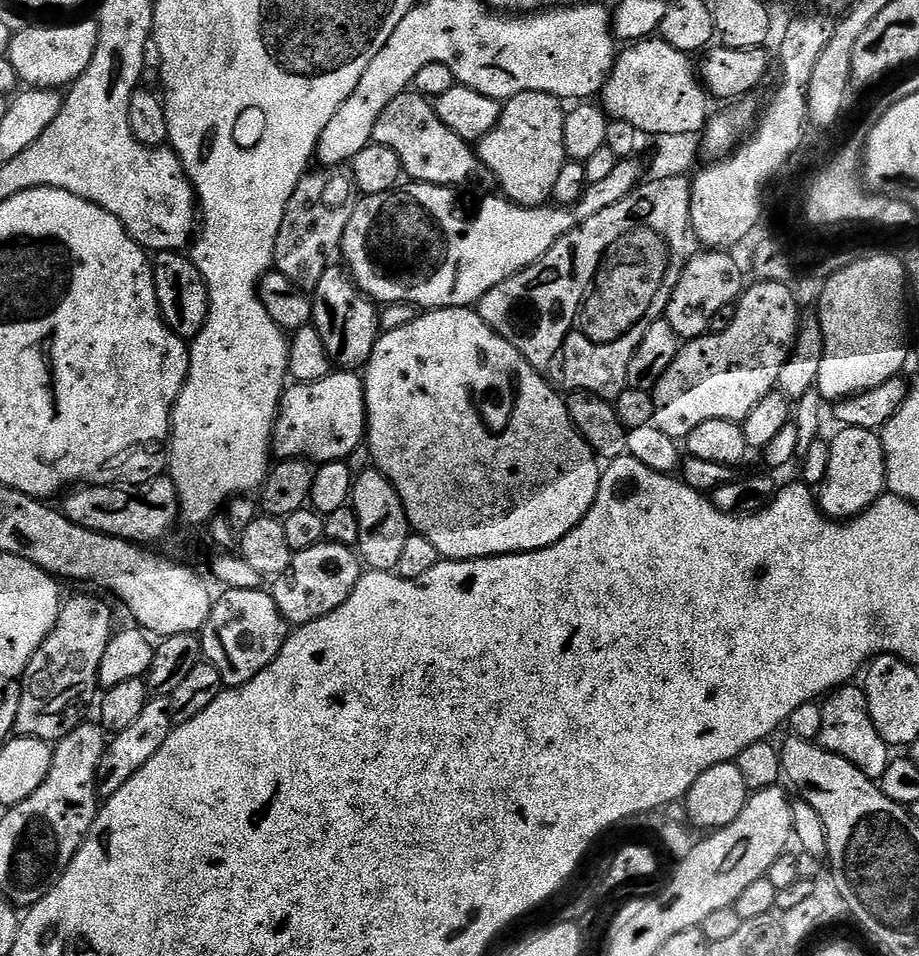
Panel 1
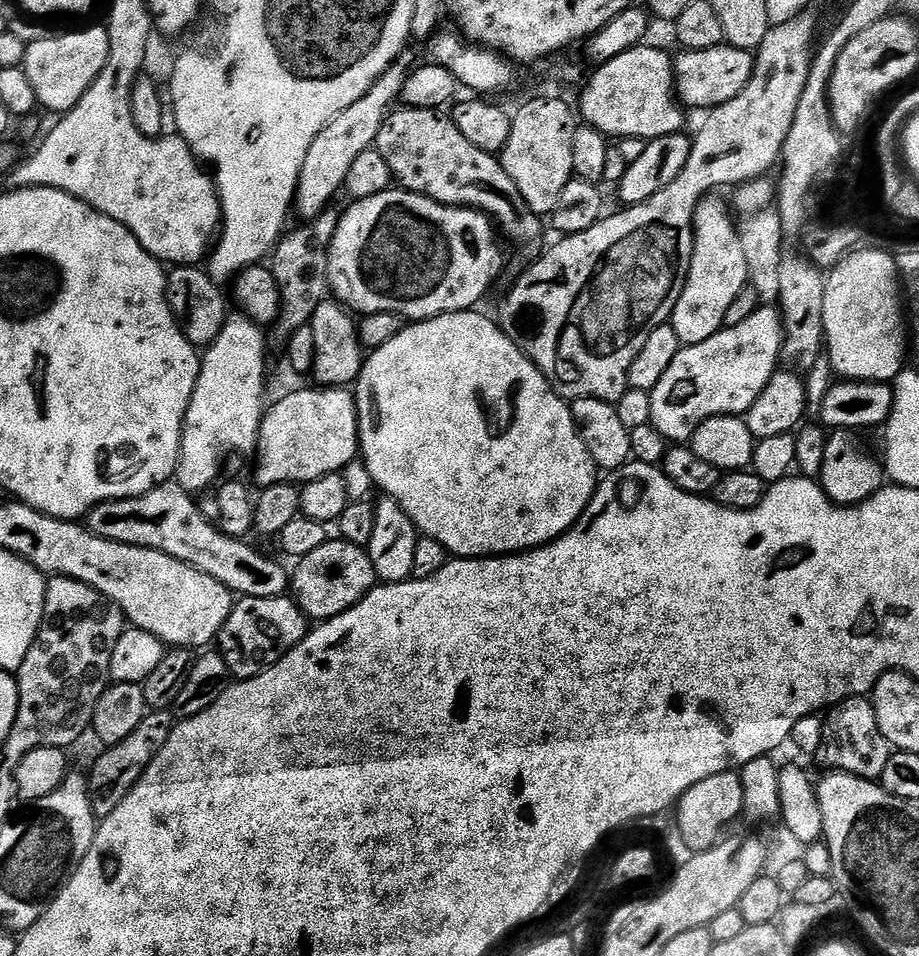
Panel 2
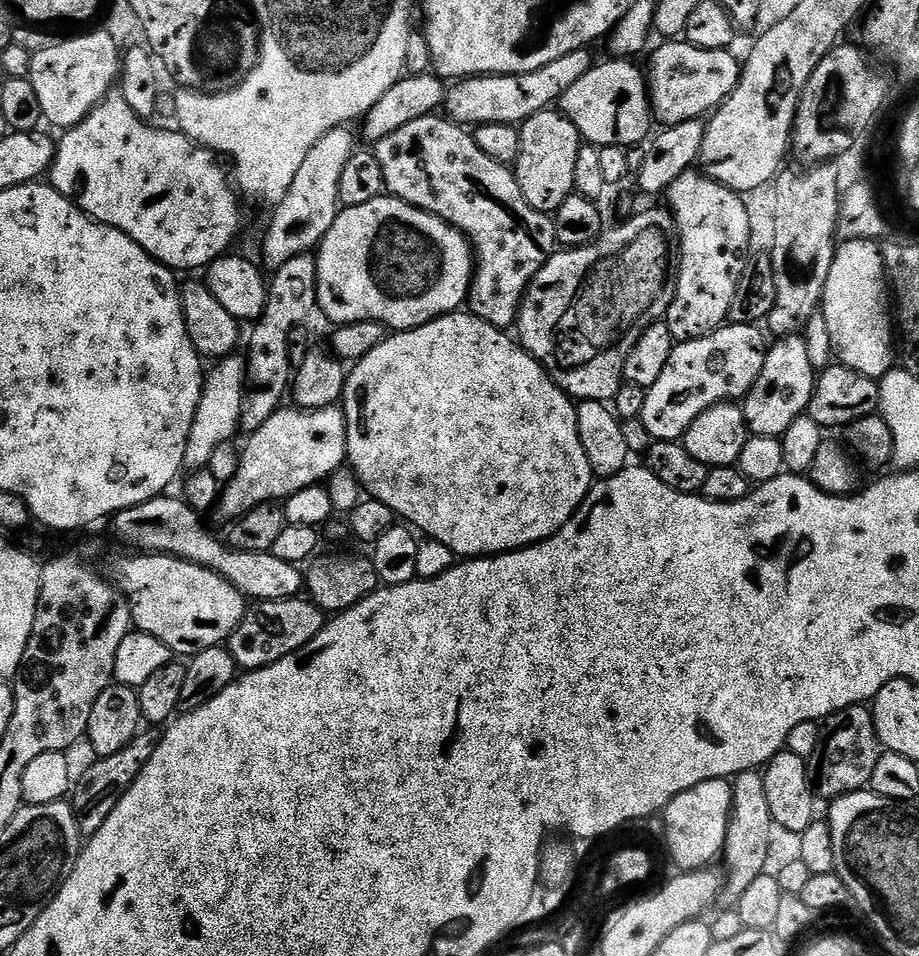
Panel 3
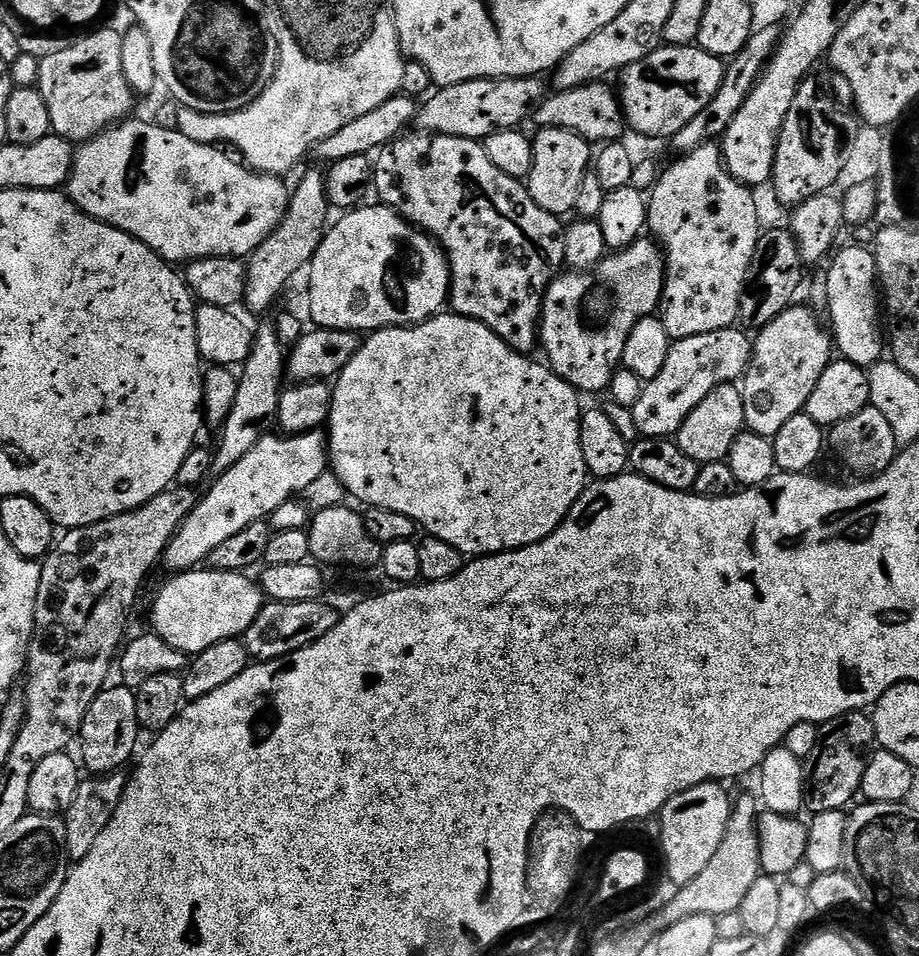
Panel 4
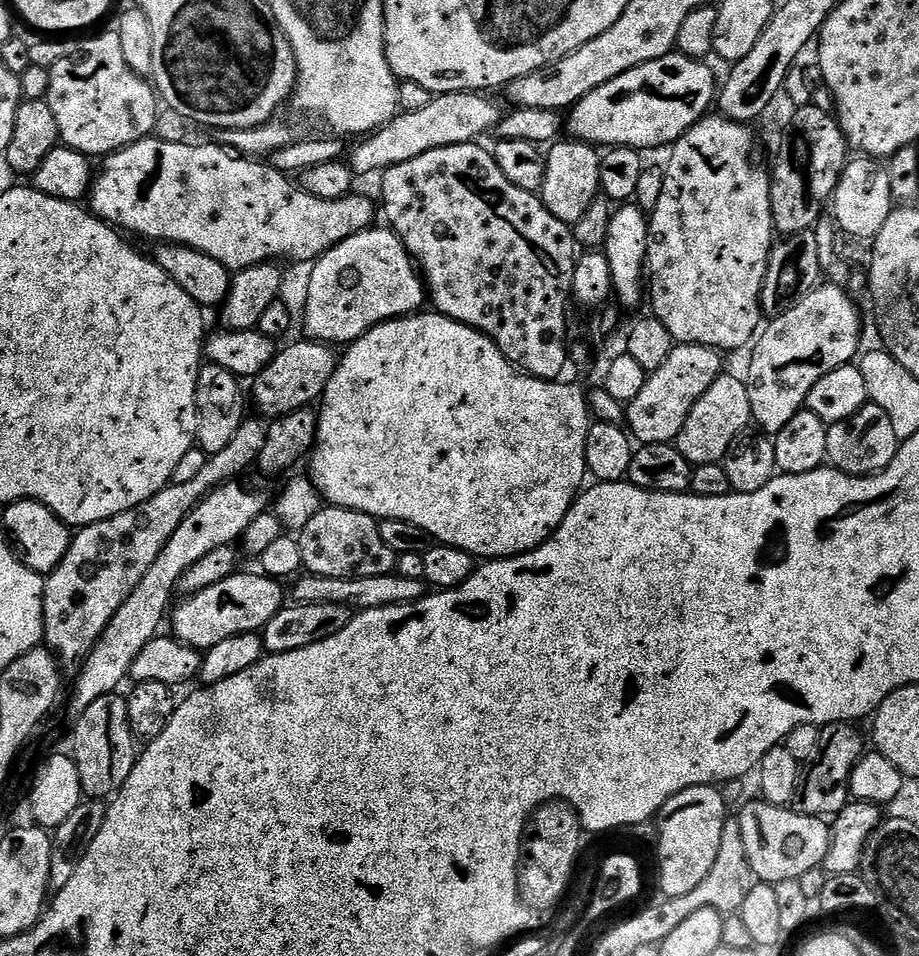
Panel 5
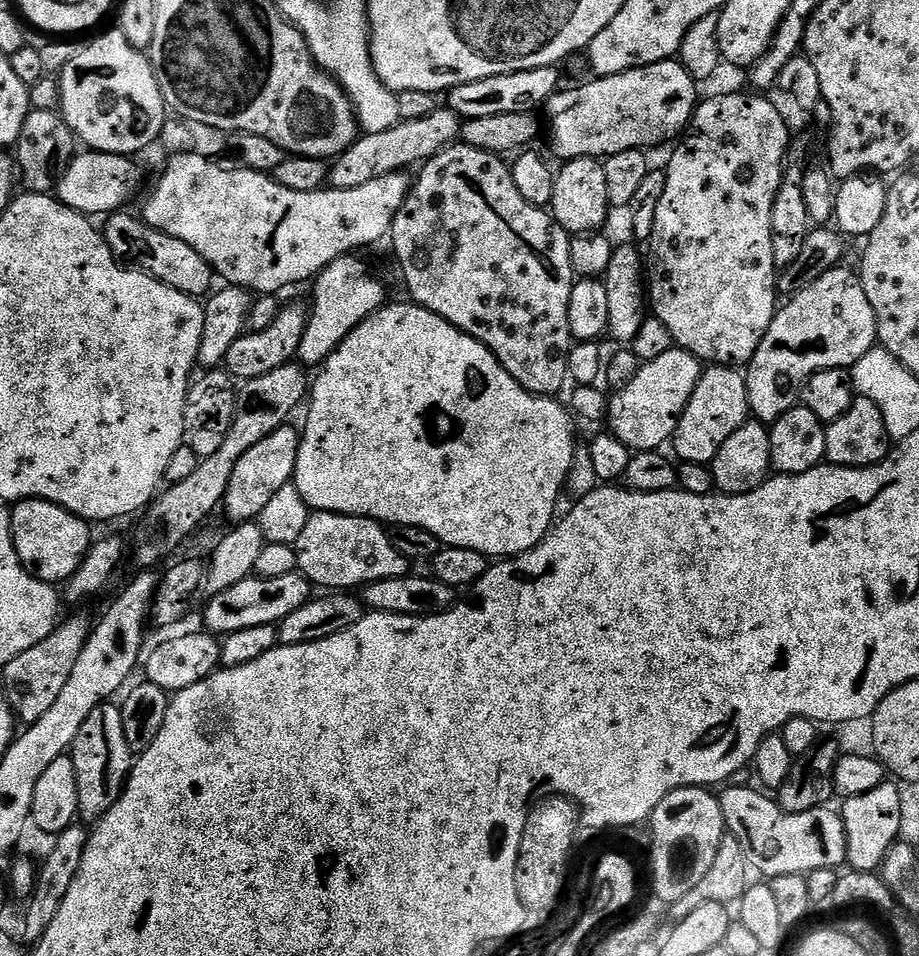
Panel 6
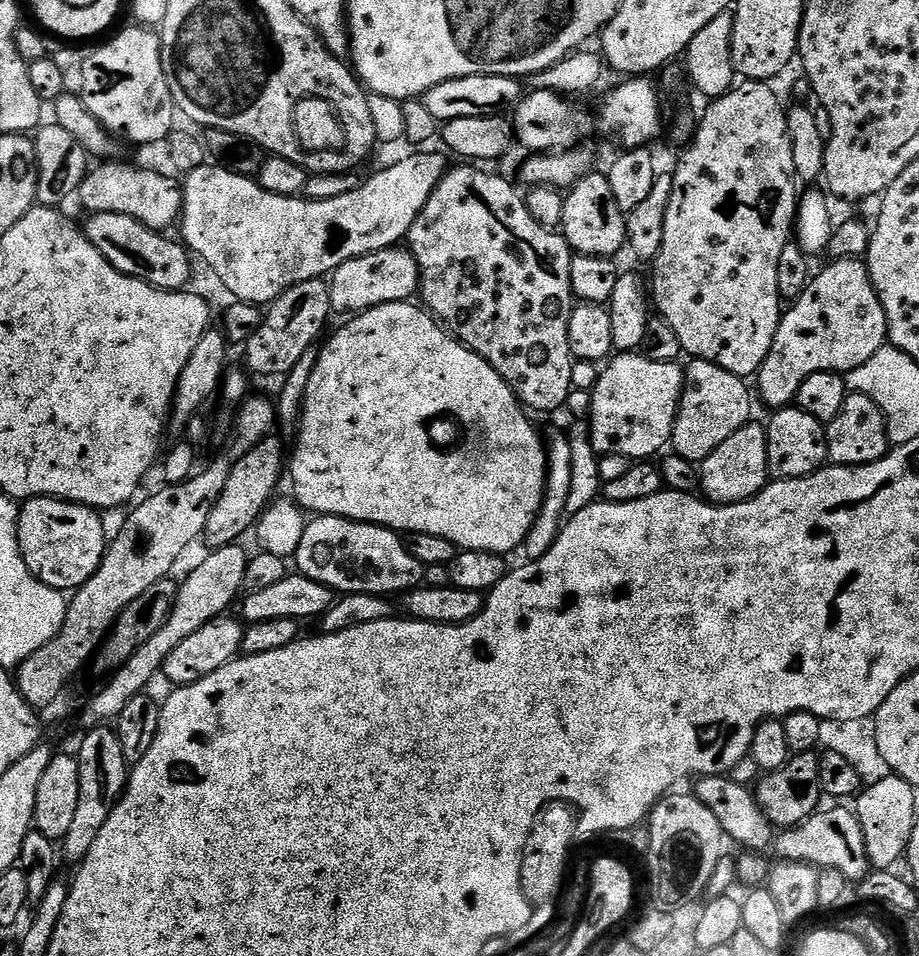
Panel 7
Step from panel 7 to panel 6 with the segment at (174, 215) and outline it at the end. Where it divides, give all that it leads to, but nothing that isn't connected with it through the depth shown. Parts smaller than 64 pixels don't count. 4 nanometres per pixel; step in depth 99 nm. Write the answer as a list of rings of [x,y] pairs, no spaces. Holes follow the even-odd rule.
[[[81,151],[72,157],[70,166],[56,186],[55,197],[70,210],[89,218],[107,217],[125,207],[124,203],[140,188],[140,172],[135,159],[109,152]]]

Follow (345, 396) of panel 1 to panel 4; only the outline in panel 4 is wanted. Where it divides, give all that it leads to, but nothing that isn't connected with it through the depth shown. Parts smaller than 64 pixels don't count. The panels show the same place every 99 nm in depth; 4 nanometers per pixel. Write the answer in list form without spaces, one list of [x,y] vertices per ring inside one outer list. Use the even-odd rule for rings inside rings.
[[[323,431],[304,432],[295,437],[286,434],[263,436],[246,458],[215,477],[211,481],[212,489],[197,499],[194,510],[166,546],[163,567],[168,567],[167,571],[172,574],[199,569],[222,542],[234,538],[234,534],[246,530],[246,526],[254,522],[267,521],[282,502],[299,497],[329,468],[328,438]]]

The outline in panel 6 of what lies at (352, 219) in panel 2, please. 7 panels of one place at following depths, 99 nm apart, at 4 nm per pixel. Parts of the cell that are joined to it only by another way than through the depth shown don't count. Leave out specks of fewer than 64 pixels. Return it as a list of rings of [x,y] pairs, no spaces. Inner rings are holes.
[[[359,255],[343,256],[329,264],[319,276],[315,277],[316,289],[312,292],[312,300],[316,309],[311,309],[308,331],[300,343],[298,360],[305,369],[316,370],[323,365],[335,348],[378,309],[384,307],[384,284],[360,261]]]

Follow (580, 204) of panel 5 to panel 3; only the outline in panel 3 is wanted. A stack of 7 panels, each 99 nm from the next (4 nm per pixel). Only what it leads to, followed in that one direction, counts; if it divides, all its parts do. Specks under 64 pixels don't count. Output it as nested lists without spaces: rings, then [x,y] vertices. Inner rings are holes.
[[[559,110],[534,114],[519,125],[520,145],[514,165],[516,181],[522,190],[522,198],[534,206],[534,210],[554,214],[574,195],[574,166],[578,163],[578,150],[582,141],[574,122]]]

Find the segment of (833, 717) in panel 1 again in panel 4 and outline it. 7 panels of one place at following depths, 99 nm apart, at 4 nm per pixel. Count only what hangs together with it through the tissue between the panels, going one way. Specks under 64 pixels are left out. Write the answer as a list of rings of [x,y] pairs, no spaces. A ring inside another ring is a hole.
[[[867,711],[842,714],[823,725],[814,754],[804,761],[804,808],[812,814],[847,809],[857,799],[862,774],[876,747],[874,722]]]

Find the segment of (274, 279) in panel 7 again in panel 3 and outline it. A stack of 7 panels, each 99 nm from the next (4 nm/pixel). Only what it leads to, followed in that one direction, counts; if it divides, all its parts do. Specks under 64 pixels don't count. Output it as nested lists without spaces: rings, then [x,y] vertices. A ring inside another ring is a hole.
[[[118,90],[109,92],[99,106],[77,128],[67,129],[61,136],[64,137],[59,137],[56,146],[56,157],[50,169],[50,183],[53,188],[58,190],[58,194],[62,194],[72,203],[78,205],[93,220],[122,230],[122,234],[126,234],[134,242],[138,242],[138,246],[142,246],[142,250],[146,250],[146,254],[153,256],[160,264],[164,264],[173,270],[179,270],[181,273],[183,273],[182,271],[188,272],[191,268],[207,269],[208,265],[213,264],[219,256],[225,255],[231,249],[228,247],[231,246],[232,239],[240,232],[241,197],[234,191],[230,180],[230,185],[228,185],[228,180],[224,177],[223,170],[216,165],[217,157],[209,149],[197,144],[195,140],[185,136],[179,130],[167,132],[161,128],[149,126],[141,116],[134,114],[134,110],[130,110],[130,106],[126,106],[126,98],[122,98],[122,94]]]

